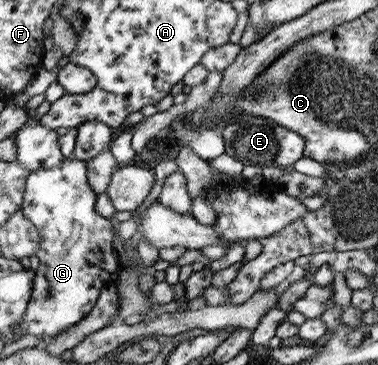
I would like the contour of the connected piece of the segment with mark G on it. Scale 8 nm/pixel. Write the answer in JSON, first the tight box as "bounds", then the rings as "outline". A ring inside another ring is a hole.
{"bounds":[17,156,121,345],"outline":[[[72,156],[63,158],[57,167],[39,168],[26,177],[20,210],[39,232],[40,242],[34,253],[39,262],[31,280],[30,298],[21,324],[17,326],[21,338],[24,335],[41,337],[45,339],[44,345],[49,345],[59,333],[88,314],[102,287],[115,286],[121,277],[118,256],[112,248],[113,224],[95,212],[96,195],[87,183],[84,162]]]}

